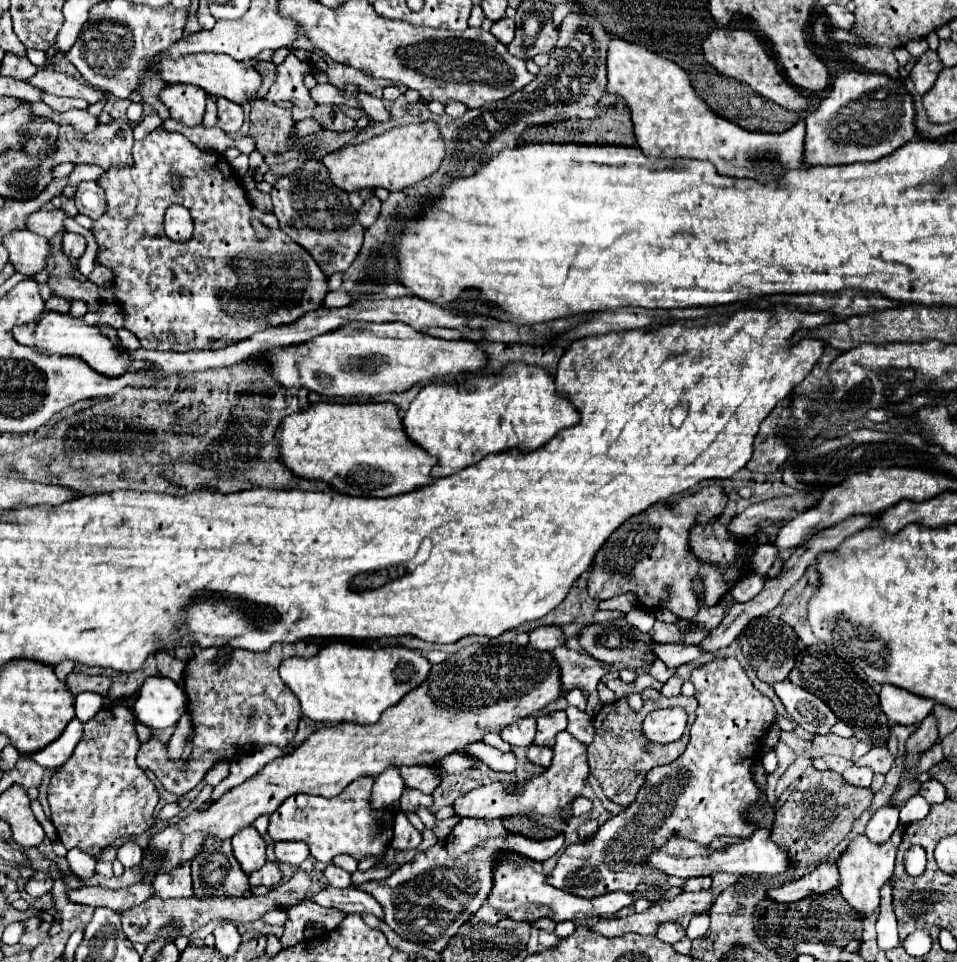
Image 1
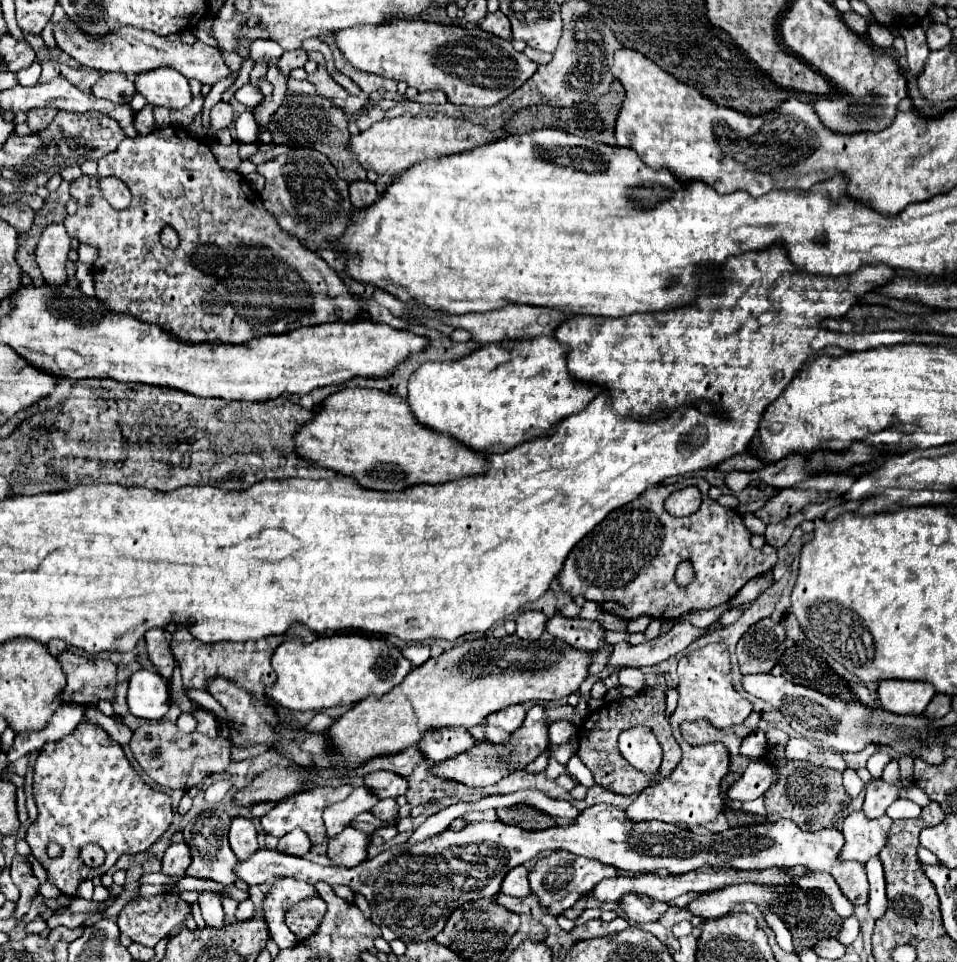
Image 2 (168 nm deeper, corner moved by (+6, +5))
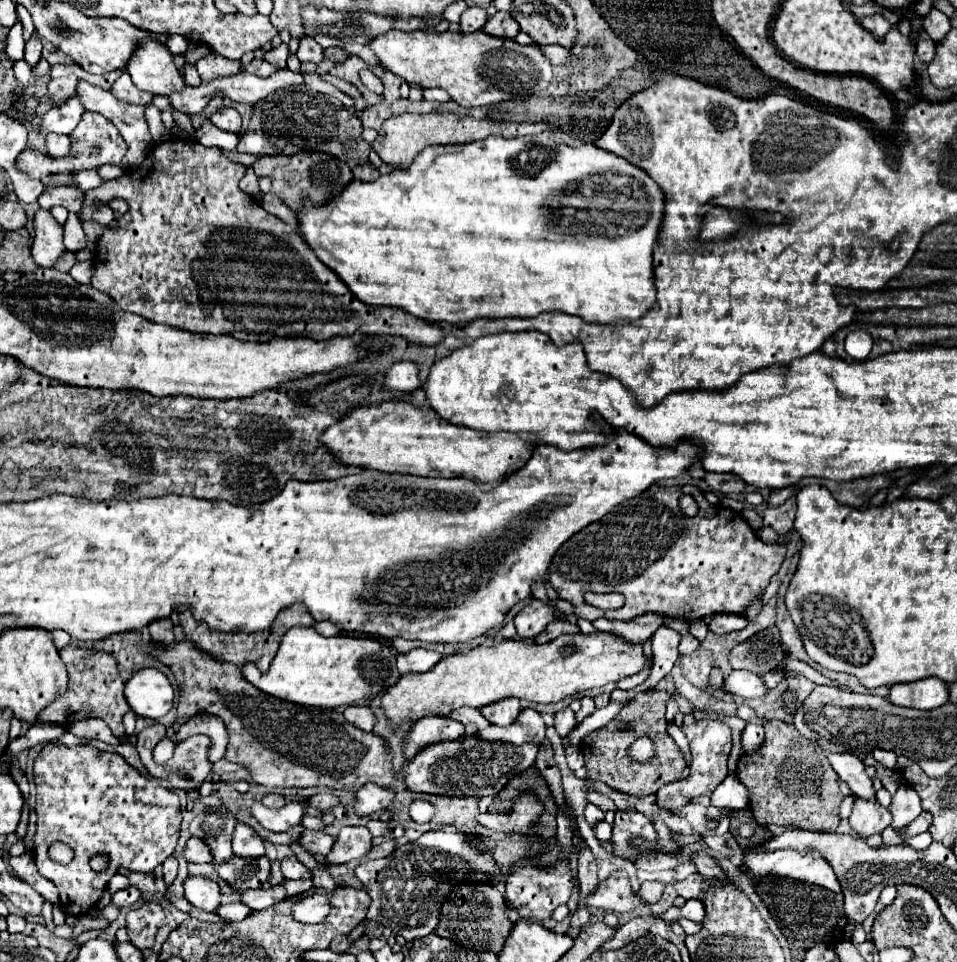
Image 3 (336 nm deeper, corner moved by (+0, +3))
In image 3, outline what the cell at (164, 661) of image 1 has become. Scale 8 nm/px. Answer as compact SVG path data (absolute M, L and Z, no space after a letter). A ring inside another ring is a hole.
M163 619L163 621L155 621L149 625L149 633L153 637L153 641L157 645L163 647L171 647L175 645L175 637L173 637L173 623L171 619Z

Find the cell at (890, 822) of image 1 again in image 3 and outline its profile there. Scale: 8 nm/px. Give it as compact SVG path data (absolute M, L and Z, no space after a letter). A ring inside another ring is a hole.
M831 753L829 763L857 797L875 799L875 789L873 789L871 779L865 773L865 765L855 755Z

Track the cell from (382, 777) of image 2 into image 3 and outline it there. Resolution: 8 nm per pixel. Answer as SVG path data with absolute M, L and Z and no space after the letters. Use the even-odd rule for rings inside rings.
M367 783L367 787L361 787L357 793L357 803L355 803L355 813L357 815L371 815L377 811L385 811L391 807L395 801L395 793L389 787L379 787Z

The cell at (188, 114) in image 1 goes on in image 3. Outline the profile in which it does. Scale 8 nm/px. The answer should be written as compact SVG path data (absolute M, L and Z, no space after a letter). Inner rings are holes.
M155 41L143 43L125 69L131 75L135 87L149 91L151 95L169 97L171 93L183 91L185 87L183 75L173 63L173 55L169 55L167 49Z

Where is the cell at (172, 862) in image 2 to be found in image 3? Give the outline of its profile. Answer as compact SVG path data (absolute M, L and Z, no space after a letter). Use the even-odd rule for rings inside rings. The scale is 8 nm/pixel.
M191 837L187 841L183 857L189 863L211 863L211 851L209 851L209 847L201 839L197 839L197 837Z

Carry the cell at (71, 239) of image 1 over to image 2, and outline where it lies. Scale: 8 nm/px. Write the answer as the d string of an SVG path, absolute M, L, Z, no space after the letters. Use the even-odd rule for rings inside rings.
M51 223L43 229L39 243L35 247L35 261L41 269L43 279L49 285L65 285L67 273L67 253L71 247L71 239L61 223Z

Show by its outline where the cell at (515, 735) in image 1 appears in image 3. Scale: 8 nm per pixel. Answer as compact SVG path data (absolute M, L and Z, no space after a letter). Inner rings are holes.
M501 699L499 703L491 703L491 705L487 705L487 707L481 709L483 717L489 723L499 725L499 727L511 725L519 717L519 711L521 711L519 699Z

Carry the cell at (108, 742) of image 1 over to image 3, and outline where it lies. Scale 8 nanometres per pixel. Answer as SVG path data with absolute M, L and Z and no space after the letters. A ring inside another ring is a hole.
M51 743L51 745L45 745L43 747L43 751L37 755L37 759L35 759L35 785L37 785L37 807L35 807L35 811L37 811L37 833L35 833L35 855L33 855L33 859L35 859L35 865L37 865L37 869L39 869L39 873L43 875L43 877L47 877L49 881L53 881L55 883L55 887L59 889L59 895L61 895L61 909L67 913L67 915L87 915L85 911L91 911L95 905L97 905L97 901L99 901L99 897L101 897L101 893L103 893L103 889L107 887L107 883L109 883L109 879L121 869L121 867L125 867L125 869L137 869L137 871L141 871L141 873L151 873L157 865L161 865L171 853L173 853L173 849L175 849L175 845L177 845L177 839L179 839L179 829L181 829L181 803L179 803L179 797L173 793L173 791L167 791L167 789L163 789L163 787L155 787L155 785L151 785L145 777L141 777L141 773L137 771L137 769L133 769L121 755L115 755L115 753L103 753L103 751L99 751L97 747L91 747L91 745L77 745L77 747L65 747L65 745L61 745L61 743ZM53 841L61 841L61 843L67 843L73 851L75 851L75 857L73 857L73 861L67 865L67 875L65 875L65 867L59 867L57 863L53 863L51 859L49 859L49 855L47 855L47 849L49 849L49 845L53 843ZM95 853L105 853L105 855L109 855L109 869L105 871L105 873L97 873L97 871L93 871L91 867L89 867L89 857L91 855L95 855Z

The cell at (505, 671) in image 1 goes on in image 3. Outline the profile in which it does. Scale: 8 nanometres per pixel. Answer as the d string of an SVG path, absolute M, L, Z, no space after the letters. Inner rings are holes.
M611 633L591 635L563 635L549 643L537 645L521 639L509 639L493 647L475 647L467 653L447 655L433 669L425 673L407 673L395 687L383 693L381 709L389 723L399 727L403 723L413 725L421 717L441 715L449 717L461 707L481 709L487 703L499 699L517 697L533 703L559 703L565 697L573 697L585 689L617 683L629 675L635 675L645 667L641 645L627 643Z

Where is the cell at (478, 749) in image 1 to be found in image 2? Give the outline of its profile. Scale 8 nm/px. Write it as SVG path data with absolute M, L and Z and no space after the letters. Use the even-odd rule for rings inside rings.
M429 729L419 741L419 751L427 761L443 761L457 753L465 753L477 741L469 735L467 729Z

